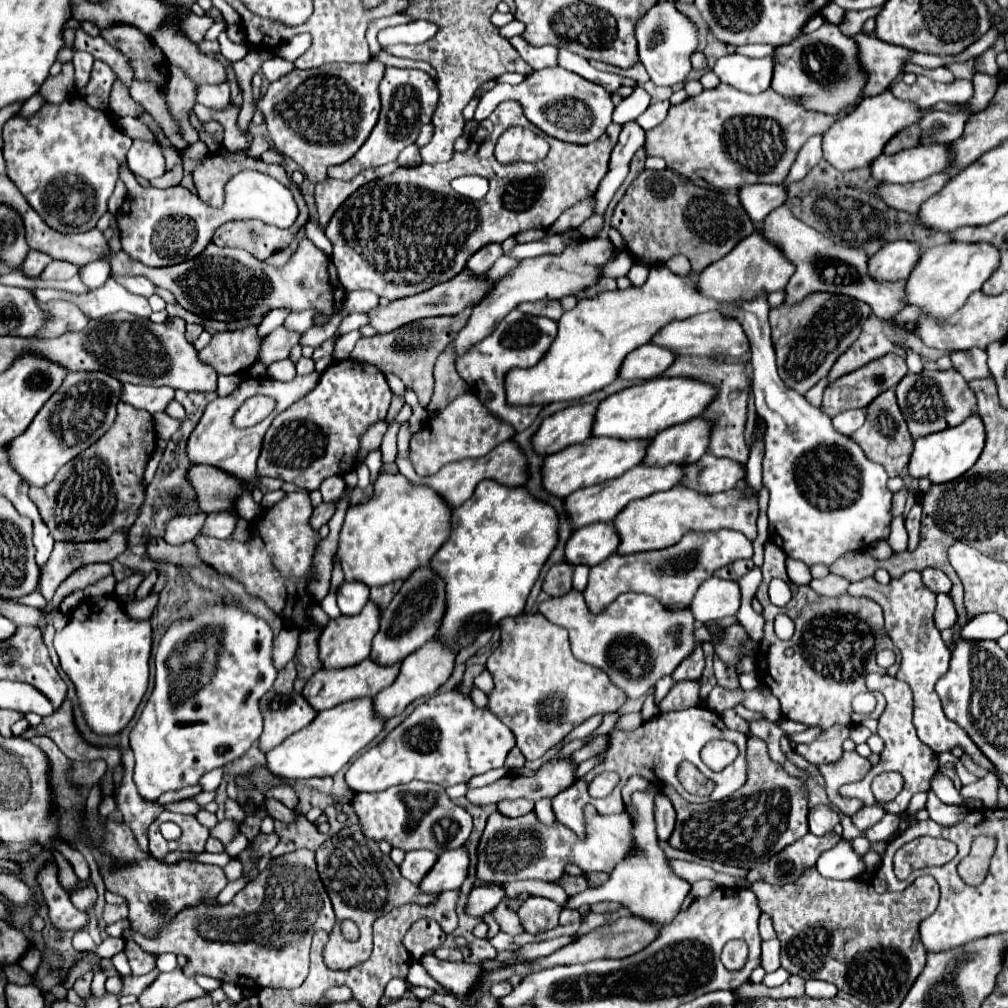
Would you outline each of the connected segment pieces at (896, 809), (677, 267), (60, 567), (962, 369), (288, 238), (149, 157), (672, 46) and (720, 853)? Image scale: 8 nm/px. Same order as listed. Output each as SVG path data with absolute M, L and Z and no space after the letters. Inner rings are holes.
M868 674L866 676L866 686L870 690L880 690L888 702L884 714L880 716L880 724L878 724L878 734L880 738L884 740L884 750L880 754L880 764L874 766L864 780L860 782L854 782L854 784L846 784L842 786L840 792L848 792L848 796L852 798L858 798L862 800L863 805L871 806L874 804L872 800L872 790L870 790L870 784L874 780L874 776L882 774L882 772L899 771L904 779L903 790L896 796L896 800L888 802L886 806L886 812L892 812L892 814L904 814L906 806L908 806L908 800L918 794L918 792L928 792L930 790L930 778L932 774L938 770L938 758L936 758L936 752L930 750L930 746L926 746L924 742L918 740L918 734L914 730L914 724L912 724L912 690L906 682L900 682L898 678L894 676L880 676L880 674Z
M680 254L674 256L674 258L670 258L670 262L666 262L666 266L668 266L670 270L674 270L674 274L680 274L680 276L682 276L682 274L686 276L688 270L692 270L692 268L690 268L690 262L688 262L684 256L680 256Z
M118 532L110 536L108 540L102 542L54 542L54 550L48 558L48 562L40 568L40 582L38 582L38 592L50 602L56 588L78 568L96 564L96 562L112 562L118 554L122 554L126 548L126 532Z
M966 350L966 352L952 352L950 360L954 368L966 378L966 382L974 378L986 378L990 374L986 366L986 352L984 350Z
M288 178L282 180L288 188L292 188L294 200L298 204L298 220L290 226L290 228L278 228L278 226L270 226L258 220L246 220L246 222L226 222L222 224L212 242L220 248L228 246L228 248L244 248L248 250L252 256L256 256L258 260L266 260L272 252L286 248L292 242L292 236L296 236L296 232L304 226L304 222L308 220L308 208L304 204L304 198L298 190L298 186Z
M134 140L132 148L128 150L128 166L136 176L142 176L144 180L154 180L166 170L160 146L144 140Z
M660 2L646 12L636 28L638 56L656 86L674 86L686 80L688 72L692 70L690 56L698 46L696 38L696 26L686 16L682 16L672 2Z
M756 736L748 740L746 760L746 784L720 802L692 804L684 798L678 798L674 788L662 788L678 814L676 828L668 840L672 848L686 850L702 860L714 860L722 864L732 864L732 858L754 858L752 866L756 866L808 834L808 798L802 782L788 776L780 764L770 760L766 742Z

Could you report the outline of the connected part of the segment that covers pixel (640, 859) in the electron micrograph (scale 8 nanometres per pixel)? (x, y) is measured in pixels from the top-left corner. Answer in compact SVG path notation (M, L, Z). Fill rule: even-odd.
M650 786L648 792L634 792L632 794L632 804L638 812L638 824L632 828L638 852L632 854L630 858L622 860L614 872L610 874L610 880L600 886L600 888L588 888L582 894L576 894L566 900L564 908L578 908L582 904L594 904L600 900L612 900L620 902L626 906L634 916L658 924L658 926L668 926L680 912L684 898L690 892L690 884L682 878L678 878L670 868L668 868L668 858L658 846L656 838L656 826L654 826L654 794L658 794L658 787Z

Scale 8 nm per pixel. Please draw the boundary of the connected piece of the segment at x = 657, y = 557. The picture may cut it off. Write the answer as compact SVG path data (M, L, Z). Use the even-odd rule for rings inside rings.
M726 528L716 532L690 530L674 546L650 552L636 552L628 556L612 554L606 562L590 568L584 600L592 614L600 614L622 592L646 590L646 594L658 598L658 602L666 610L684 610L690 606L698 586L706 578L710 578L716 568L722 568L742 558L752 558L752 542L744 534Z

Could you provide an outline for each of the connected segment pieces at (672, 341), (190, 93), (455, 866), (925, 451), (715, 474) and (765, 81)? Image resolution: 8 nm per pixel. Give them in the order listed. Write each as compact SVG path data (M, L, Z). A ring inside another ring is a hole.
M704 312L704 314L684 318L684 320L672 320L652 336L650 344L656 344L660 348L668 348L670 352L674 350L676 356L686 356L686 354L694 354L694 356L710 356L710 354L742 356L750 348L742 326L736 320L728 320L718 312Z
M170 66L168 80L164 84L168 110L170 110L172 118L180 124L182 138L186 142L190 142L190 144L199 140L198 132L190 124L190 112L192 112L192 108L196 104L194 102L194 88L198 88L198 86L192 84L190 78L186 78L186 74L182 70L178 70L176 66Z
M464 848L446 850L438 856L438 862L418 884L422 894L440 894L444 890L458 890L468 874L468 854Z
M970 416L960 426L946 428L942 432L918 438L914 442L914 452L908 462L908 476L916 478L916 480L928 478L932 484L944 484L944 482L956 480L976 464L976 460L984 448L984 438L986 438L984 424L978 416Z
M704 454L694 464L684 464L682 470L684 476L680 484L700 494L716 494L716 492L732 490L744 478L742 464L730 458L716 458L712 454Z
M728 54L718 58L716 66L712 68L720 82L746 92L746 94L760 94L770 86L772 78L772 62L770 58L746 58L740 54Z

